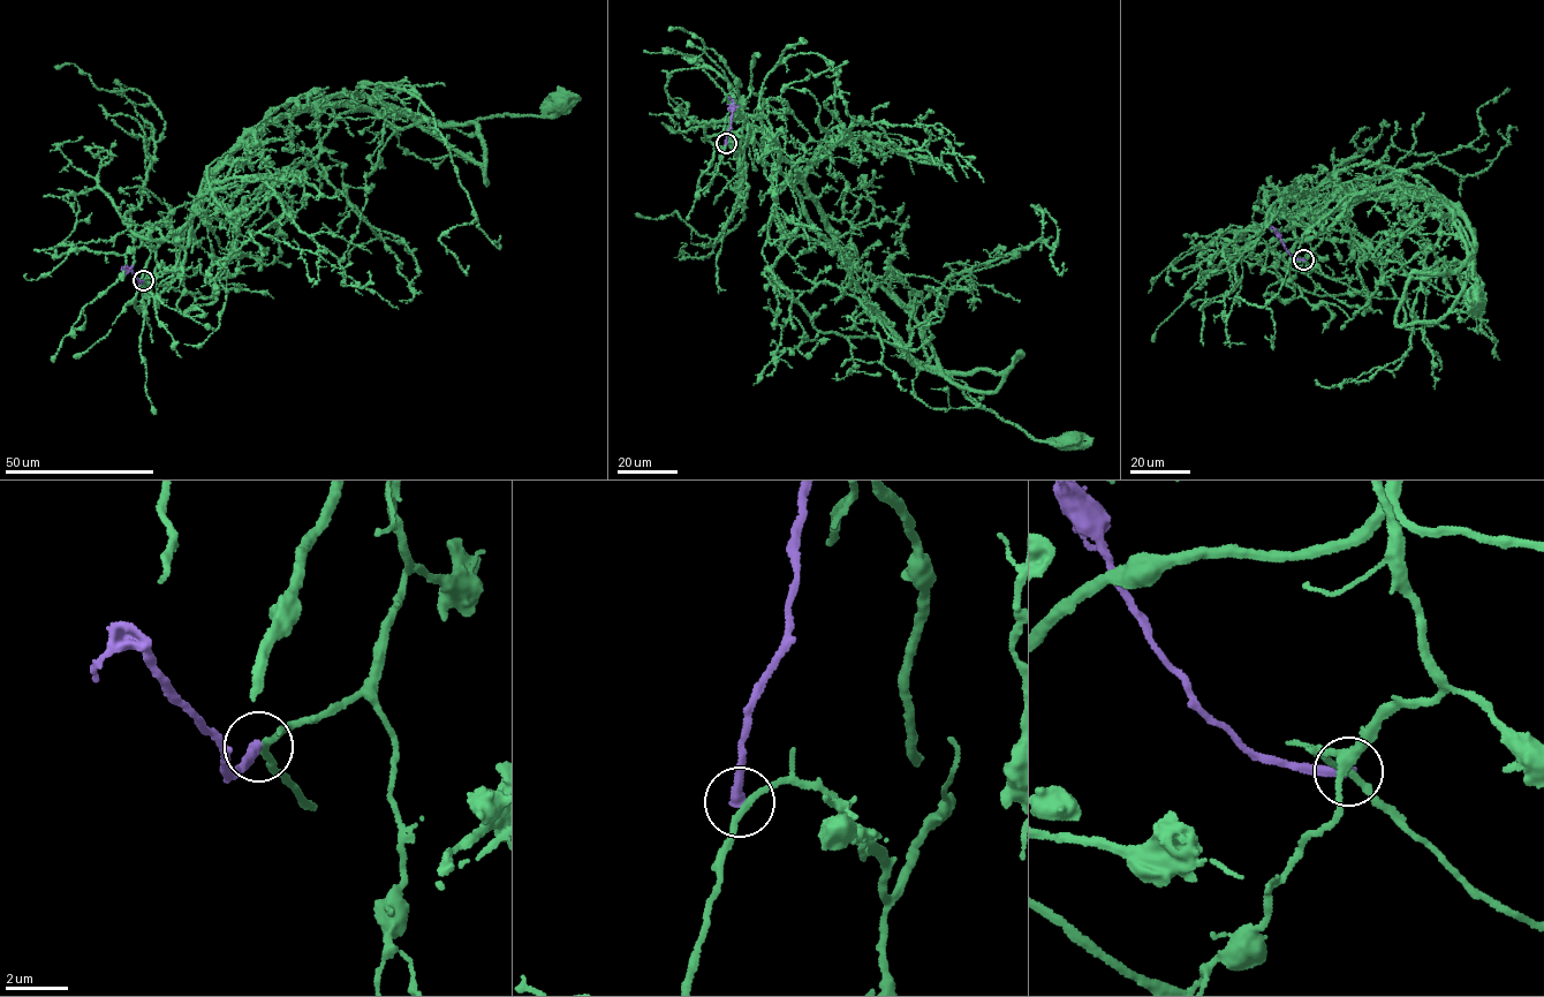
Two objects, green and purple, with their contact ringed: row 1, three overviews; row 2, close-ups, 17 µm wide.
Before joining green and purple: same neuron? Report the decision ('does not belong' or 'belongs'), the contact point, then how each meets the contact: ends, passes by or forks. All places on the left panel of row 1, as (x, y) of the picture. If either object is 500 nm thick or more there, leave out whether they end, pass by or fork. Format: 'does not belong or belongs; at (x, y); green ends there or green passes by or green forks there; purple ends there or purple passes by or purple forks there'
does not belong; at (143, 280); green passes by; purple ends there

